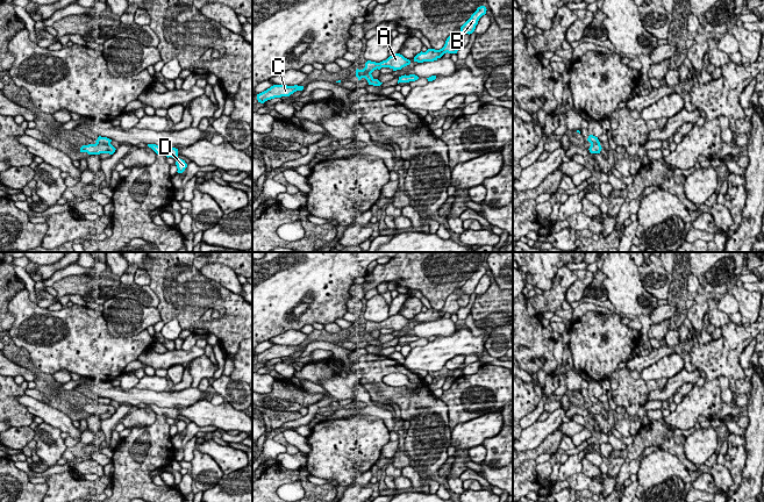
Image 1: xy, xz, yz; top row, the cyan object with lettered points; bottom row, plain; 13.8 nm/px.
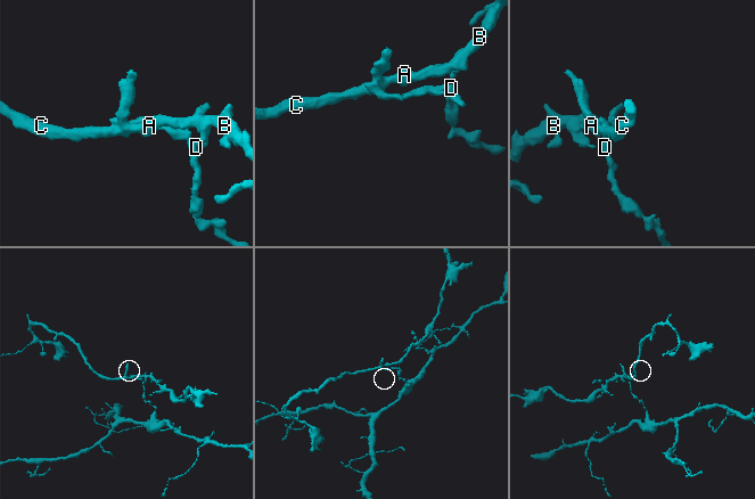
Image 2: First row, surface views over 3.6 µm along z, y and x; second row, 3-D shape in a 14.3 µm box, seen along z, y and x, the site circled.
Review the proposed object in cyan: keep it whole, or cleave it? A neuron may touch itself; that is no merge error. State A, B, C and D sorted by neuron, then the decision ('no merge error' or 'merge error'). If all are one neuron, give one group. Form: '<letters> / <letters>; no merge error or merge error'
A B C / D; merge error

